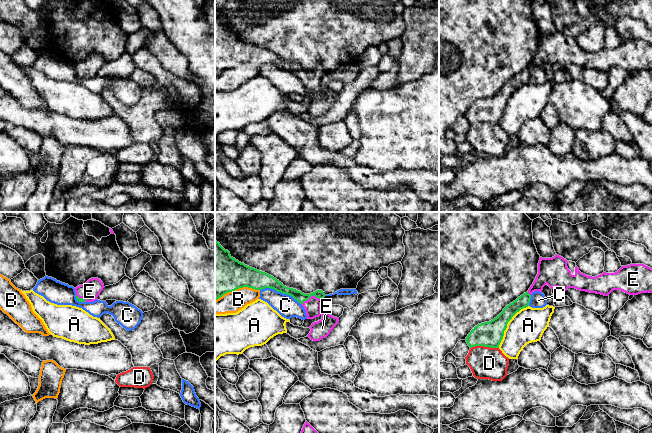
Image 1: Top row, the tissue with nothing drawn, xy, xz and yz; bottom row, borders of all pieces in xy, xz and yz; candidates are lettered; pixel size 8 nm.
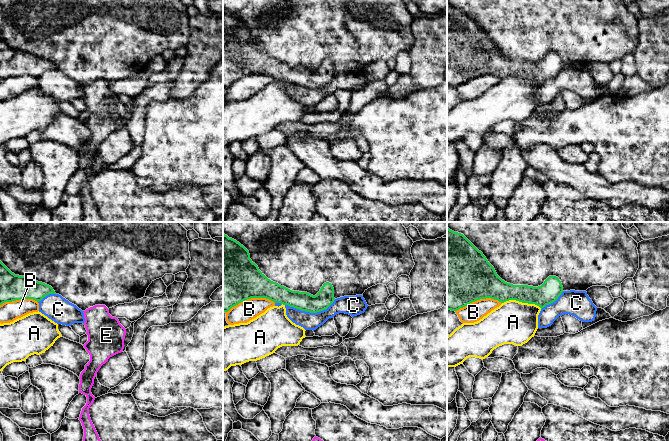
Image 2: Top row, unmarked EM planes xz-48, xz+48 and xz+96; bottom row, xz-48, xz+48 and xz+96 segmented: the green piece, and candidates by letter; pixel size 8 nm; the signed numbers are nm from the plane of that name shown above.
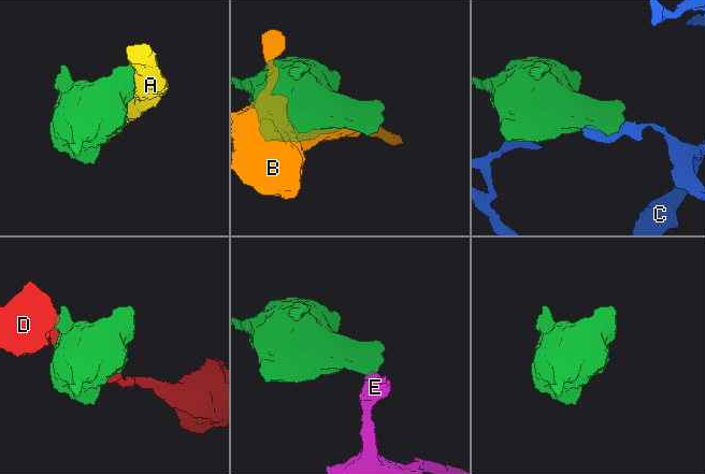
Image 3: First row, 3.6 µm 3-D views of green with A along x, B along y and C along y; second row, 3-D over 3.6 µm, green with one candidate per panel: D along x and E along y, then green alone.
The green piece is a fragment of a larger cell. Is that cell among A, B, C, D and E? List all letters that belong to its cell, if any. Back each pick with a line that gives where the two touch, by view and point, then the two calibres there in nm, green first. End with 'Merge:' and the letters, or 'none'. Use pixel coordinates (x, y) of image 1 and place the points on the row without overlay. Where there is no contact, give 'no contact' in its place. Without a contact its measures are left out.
E: xz (311, 71) | 80/130 nm
Merge: E

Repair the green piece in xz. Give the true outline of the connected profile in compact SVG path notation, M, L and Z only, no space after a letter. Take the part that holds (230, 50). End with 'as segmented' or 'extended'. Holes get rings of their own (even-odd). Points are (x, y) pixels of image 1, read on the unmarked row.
M215 16L215 77L224 70L243 63L255 66L271 64L292 72L304 83L306 95L314 95L321 91L322 95L309 103L311 107L307 113L313 117L320 117L327 113L338 100L339 94L328 88L321 88L322 75L325 73L322 66L304 70L286 63L273 52L239 38Z | extended

